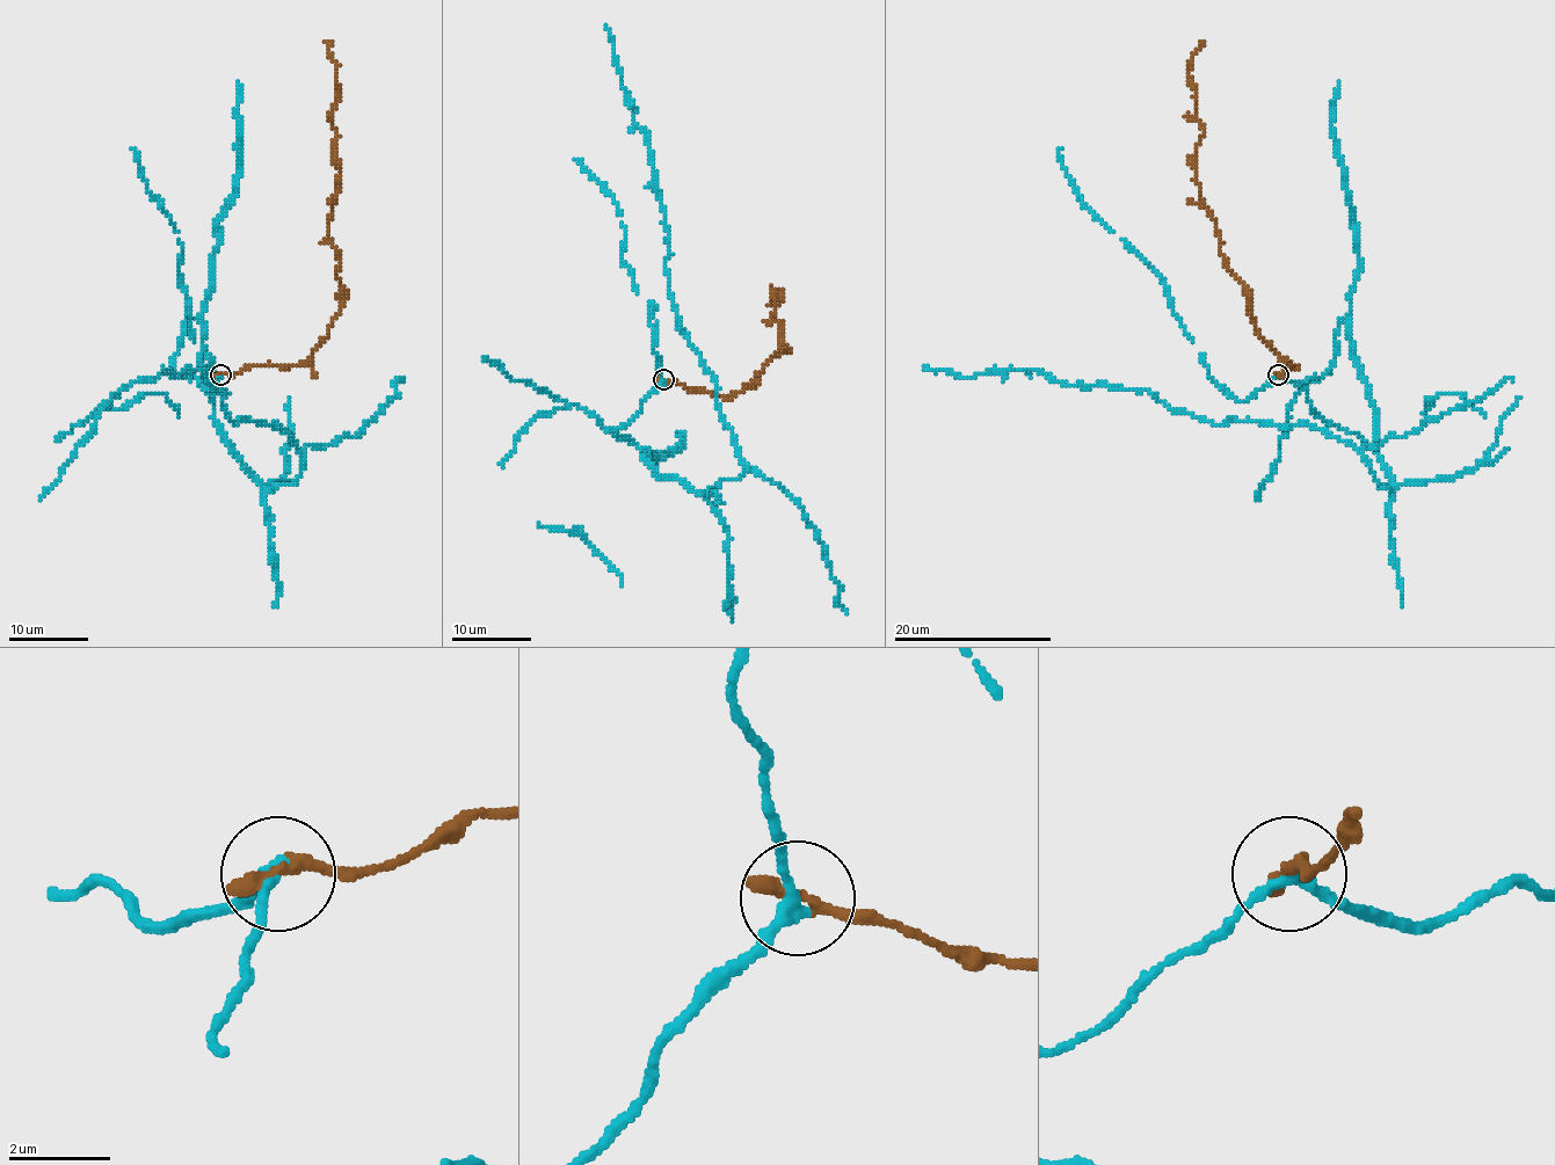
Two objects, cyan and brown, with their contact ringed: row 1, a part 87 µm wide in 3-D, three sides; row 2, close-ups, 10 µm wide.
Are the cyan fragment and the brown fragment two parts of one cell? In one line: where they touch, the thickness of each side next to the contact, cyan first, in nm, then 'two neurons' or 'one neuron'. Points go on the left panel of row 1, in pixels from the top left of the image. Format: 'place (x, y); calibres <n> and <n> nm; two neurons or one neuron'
place (220, 375); calibres 240 and 360 nm; one neuron

